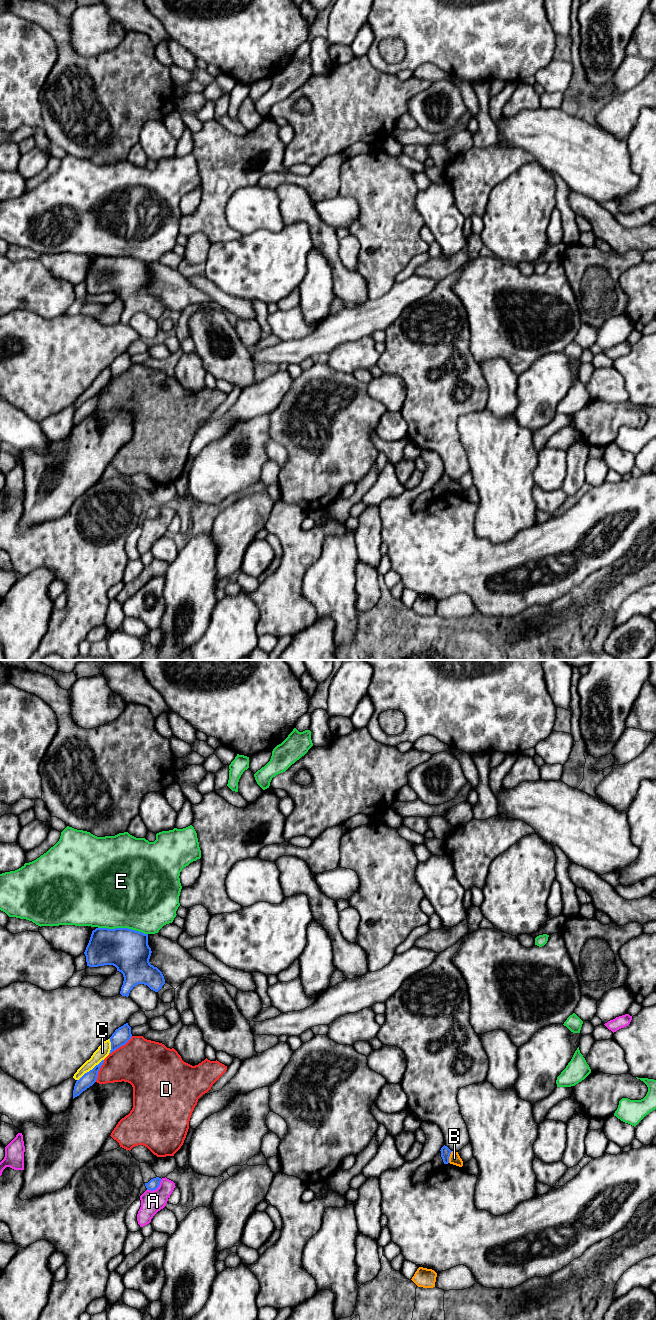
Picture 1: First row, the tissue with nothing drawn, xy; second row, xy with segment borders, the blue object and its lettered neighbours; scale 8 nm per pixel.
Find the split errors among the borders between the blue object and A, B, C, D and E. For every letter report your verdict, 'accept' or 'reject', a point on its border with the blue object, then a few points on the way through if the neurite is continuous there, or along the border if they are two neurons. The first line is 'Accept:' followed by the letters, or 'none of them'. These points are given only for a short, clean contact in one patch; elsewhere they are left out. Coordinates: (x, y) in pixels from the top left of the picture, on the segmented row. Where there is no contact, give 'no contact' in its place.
Accept: none of them
A: reject; meets blue in xy at (156, 1188)
B: reject; meets blue in xy at (449, 1156); border along xy (452, 1151), (448, 1162)
C: reject; meets blue in xy at (90, 1070)
D: reject; meets blue in xy at (120, 1046)
E: reject; meets blue in xy at (123, 928)

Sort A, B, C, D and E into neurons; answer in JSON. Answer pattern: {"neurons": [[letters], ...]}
{"neurons": [["A"], ["B", "C"], ["D"], ["E"]]}

